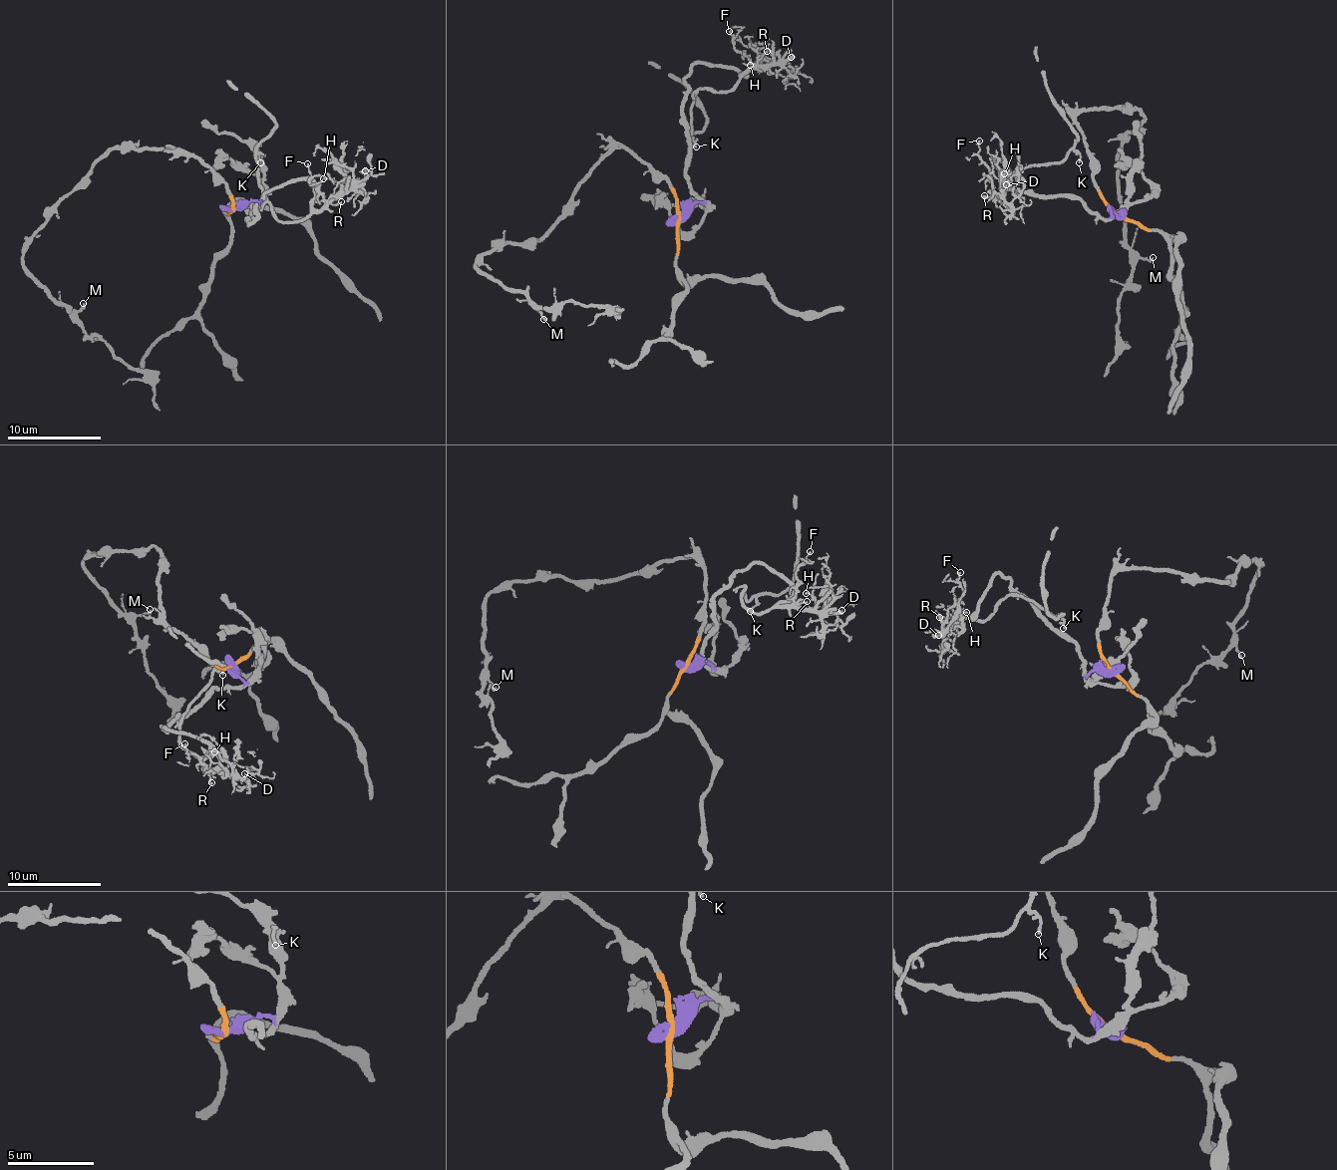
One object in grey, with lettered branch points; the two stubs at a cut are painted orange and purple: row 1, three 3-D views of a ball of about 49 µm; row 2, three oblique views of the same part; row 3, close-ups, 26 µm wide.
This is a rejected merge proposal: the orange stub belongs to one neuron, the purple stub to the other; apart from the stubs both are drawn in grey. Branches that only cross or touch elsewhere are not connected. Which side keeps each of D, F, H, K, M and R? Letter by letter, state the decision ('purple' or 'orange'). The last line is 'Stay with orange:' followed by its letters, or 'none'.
D: purple
F: purple
H: purple
K: purple
M: orange
R: purple
Stay with orange: M

